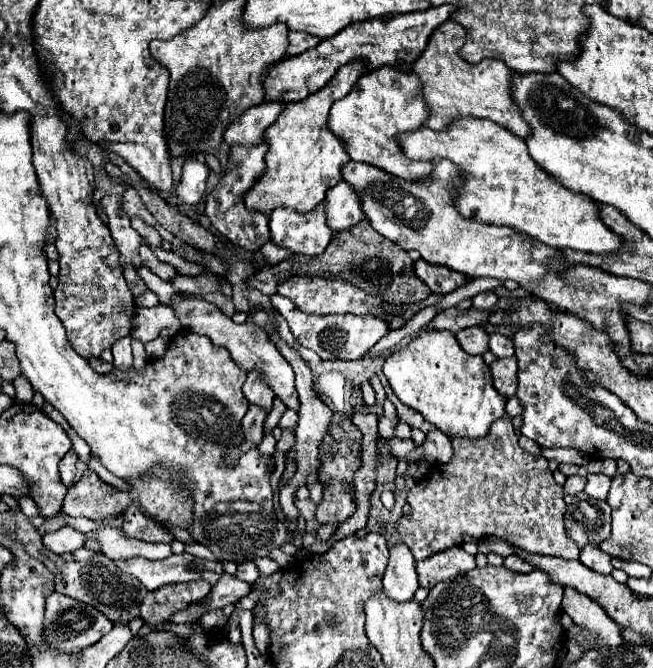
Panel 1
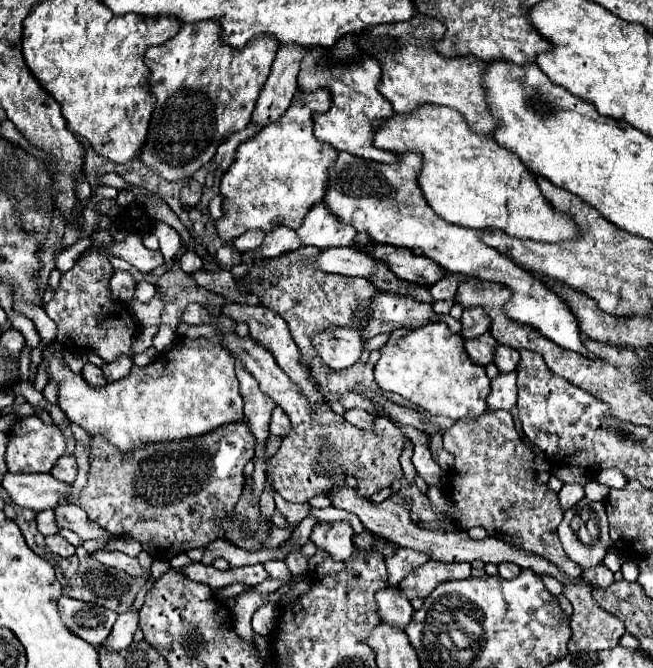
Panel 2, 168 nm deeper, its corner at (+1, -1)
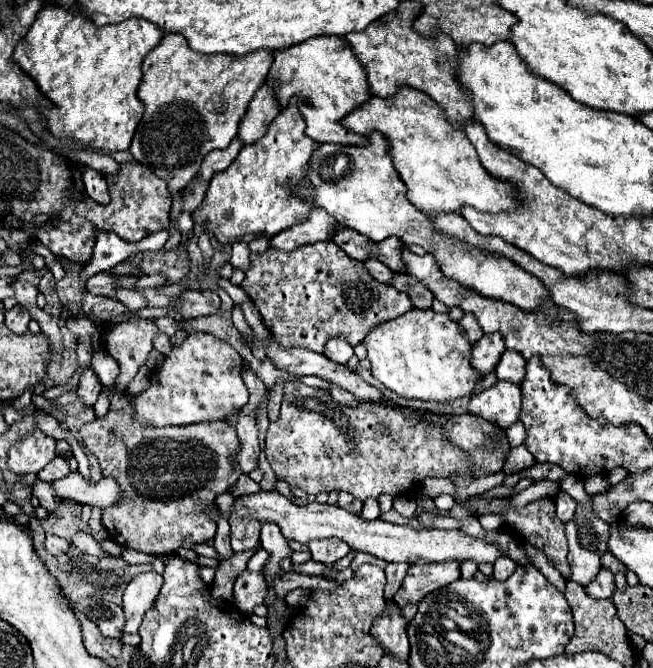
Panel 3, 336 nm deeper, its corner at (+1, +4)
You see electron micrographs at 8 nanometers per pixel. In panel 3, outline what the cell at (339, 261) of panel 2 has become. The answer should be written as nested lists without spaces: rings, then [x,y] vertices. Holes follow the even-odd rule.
[[[364,260],[364,266],[366,266],[366,270],[368,270],[378,282],[390,284],[394,272],[392,272],[388,266],[384,266],[380,260]]]

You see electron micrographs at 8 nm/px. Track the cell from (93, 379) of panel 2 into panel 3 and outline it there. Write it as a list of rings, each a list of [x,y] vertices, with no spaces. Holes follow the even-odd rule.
[[[88,368],[82,376],[80,376],[80,384],[78,384],[78,396],[84,400],[86,406],[94,406],[94,402],[98,400],[98,394],[102,392],[102,382],[98,380],[96,372],[92,368]]]

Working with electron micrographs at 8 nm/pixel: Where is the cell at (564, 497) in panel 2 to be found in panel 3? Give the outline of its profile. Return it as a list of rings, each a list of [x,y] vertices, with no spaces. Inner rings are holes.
[[[560,492],[556,498],[556,516],[562,520],[562,522],[568,522],[572,516],[574,516],[574,510],[576,510],[576,502],[574,498],[568,494],[568,492]]]

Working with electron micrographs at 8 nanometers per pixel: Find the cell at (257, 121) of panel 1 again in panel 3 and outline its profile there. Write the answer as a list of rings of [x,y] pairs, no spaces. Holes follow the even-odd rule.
[[[234,138],[226,150],[214,150],[214,152],[210,152],[210,154],[204,158],[202,166],[200,166],[202,180],[208,182],[216,172],[226,170],[226,168],[230,166],[230,162],[238,156],[238,152],[240,152],[242,146],[244,146],[242,140],[240,140],[240,138]]]

